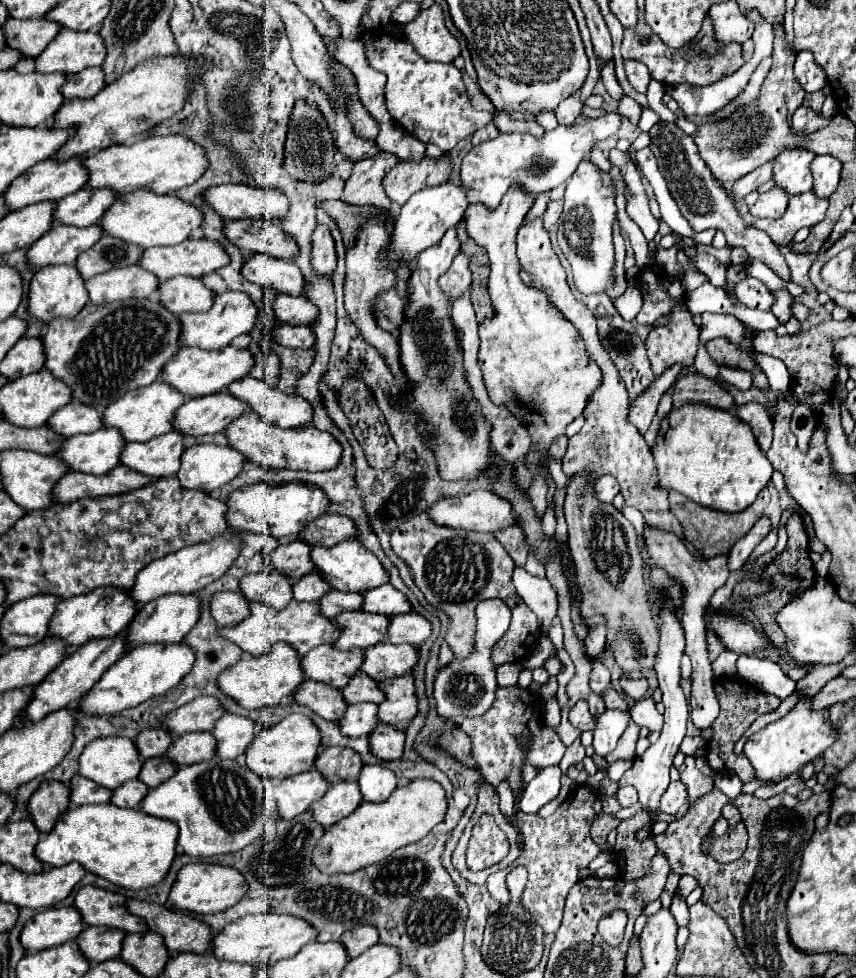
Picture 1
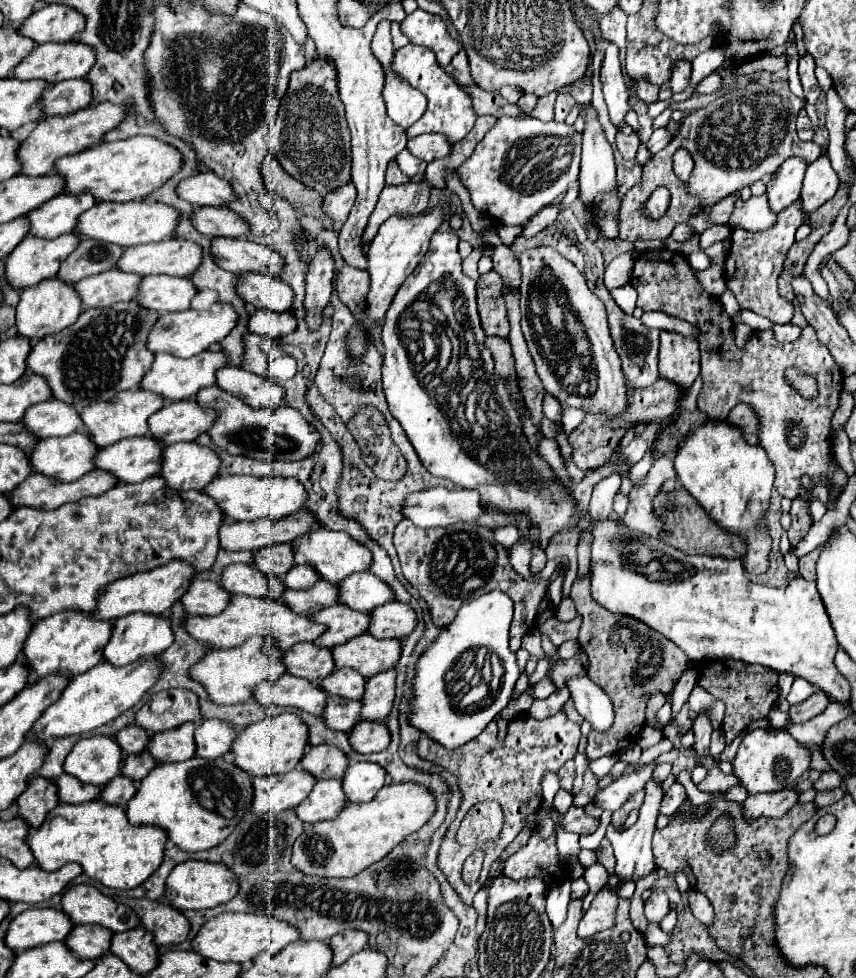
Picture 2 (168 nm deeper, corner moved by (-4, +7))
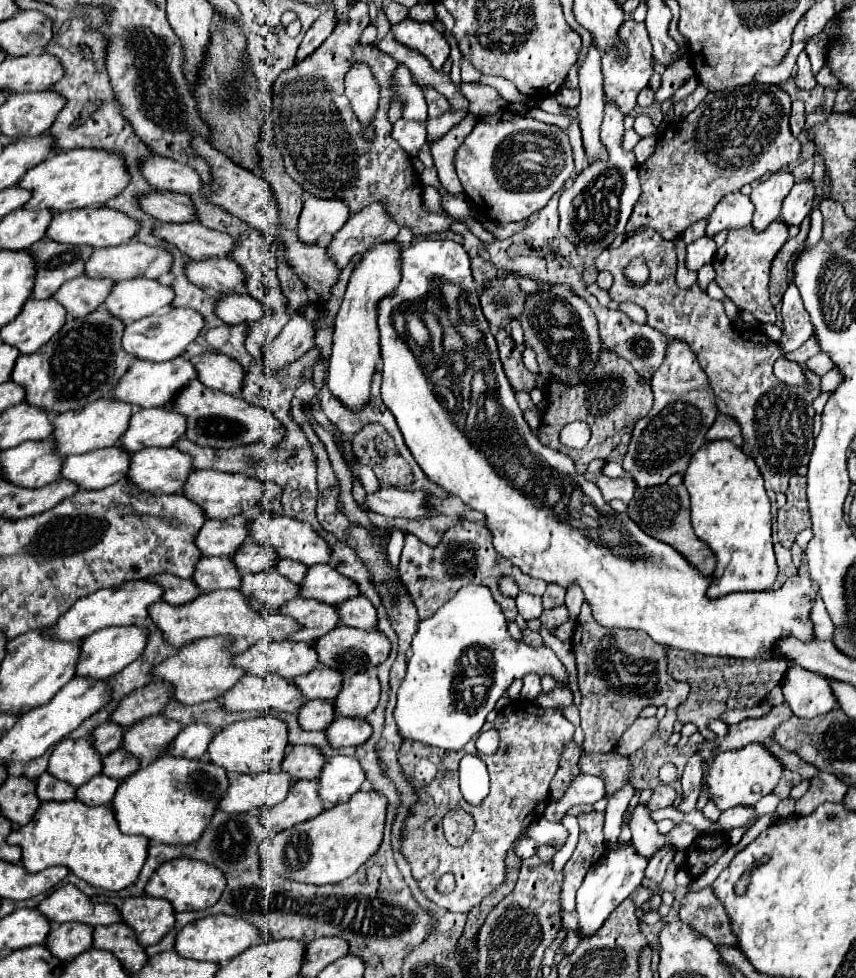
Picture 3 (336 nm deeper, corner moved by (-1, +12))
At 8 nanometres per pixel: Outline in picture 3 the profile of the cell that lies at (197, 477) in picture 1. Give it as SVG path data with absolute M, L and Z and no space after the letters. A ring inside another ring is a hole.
M175 447L137 451L129 459L127 479L145 493L163 495L181 491L187 475L191 475L191 459Z

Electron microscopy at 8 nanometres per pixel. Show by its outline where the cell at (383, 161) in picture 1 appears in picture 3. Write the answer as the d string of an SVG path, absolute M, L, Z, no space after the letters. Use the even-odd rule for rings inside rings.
M309 197L303 203L303 211L299 215L299 227L297 227L299 241L315 245L323 233L329 235L337 233L345 225L347 217L349 209L345 207L345 203L335 199Z

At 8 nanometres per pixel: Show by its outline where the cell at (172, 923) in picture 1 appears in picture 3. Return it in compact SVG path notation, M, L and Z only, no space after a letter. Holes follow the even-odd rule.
M149 895L123 899L119 913L123 923L135 931L137 941L143 947L155 945L175 923L175 911L171 903Z

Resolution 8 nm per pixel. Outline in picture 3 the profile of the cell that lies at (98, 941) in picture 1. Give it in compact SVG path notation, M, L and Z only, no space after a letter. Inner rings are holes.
M65 923L61 927L51 927L47 935L47 949L63 961L71 961L79 953L87 951L93 941L93 929L83 923Z

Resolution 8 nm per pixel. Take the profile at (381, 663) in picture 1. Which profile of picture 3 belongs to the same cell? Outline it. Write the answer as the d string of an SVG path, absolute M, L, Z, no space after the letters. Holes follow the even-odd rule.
M339 625L315 641L315 651L319 655L321 665L331 667L343 675L355 675L355 673L361 673L365 669L373 669L379 663L383 663L391 651L391 643L377 629L363 631L363 629L351 629L351 627Z

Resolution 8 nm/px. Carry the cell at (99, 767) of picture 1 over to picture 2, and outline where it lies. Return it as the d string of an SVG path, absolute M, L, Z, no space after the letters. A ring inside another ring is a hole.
M112 736L80 738L68 754L64 770L86 784L104 786L122 774L122 750Z

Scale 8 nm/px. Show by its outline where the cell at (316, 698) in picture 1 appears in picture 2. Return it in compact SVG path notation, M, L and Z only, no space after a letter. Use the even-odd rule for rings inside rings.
M284 674L278 682L262 682L260 688L256 688L254 698L262 702L265 708L271 705L290 706L314 716L322 716L328 694L320 688L318 682L294 674Z

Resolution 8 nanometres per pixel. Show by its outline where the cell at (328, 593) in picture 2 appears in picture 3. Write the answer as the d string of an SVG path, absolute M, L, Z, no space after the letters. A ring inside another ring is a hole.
M261 571L261 573L247 573L241 575L241 587L239 591L245 595L247 603L255 609L261 611L261 603L273 613L281 603L287 599L295 599L297 595L297 585L289 583L289 579L283 579L277 575L277 571Z

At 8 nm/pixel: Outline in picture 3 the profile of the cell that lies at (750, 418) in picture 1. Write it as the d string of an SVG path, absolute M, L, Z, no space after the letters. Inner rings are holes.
M719 415L713 423L713 427L707 433L707 441L717 441L717 439L729 439L733 441L737 447L741 447L743 439L741 439L741 429L737 427L737 423L729 417L729 415Z

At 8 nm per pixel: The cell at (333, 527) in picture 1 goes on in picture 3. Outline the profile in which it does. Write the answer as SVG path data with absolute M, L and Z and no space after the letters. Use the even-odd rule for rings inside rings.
M237 515L225 521L205 521L201 531L195 535L195 545L203 557L231 557L233 551L245 541L247 517Z

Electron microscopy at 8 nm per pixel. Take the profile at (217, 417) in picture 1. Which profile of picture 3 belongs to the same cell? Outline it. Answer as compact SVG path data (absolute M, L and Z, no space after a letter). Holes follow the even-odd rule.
M169 407L135 411L131 415L127 431L119 437L119 447L127 453L141 451L145 447L173 447L173 443L185 431L185 417L177 415Z

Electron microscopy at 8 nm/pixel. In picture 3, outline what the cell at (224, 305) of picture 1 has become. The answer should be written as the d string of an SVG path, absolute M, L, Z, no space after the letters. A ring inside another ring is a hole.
M169 309L161 315L151 315L145 319L139 319L137 323L129 323L123 331L123 341L121 347L125 353L145 359L145 361L169 361L173 357L179 357L185 353L187 345L195 341L199 331L203 329L203 319L197 315L197 311L189 309Z

